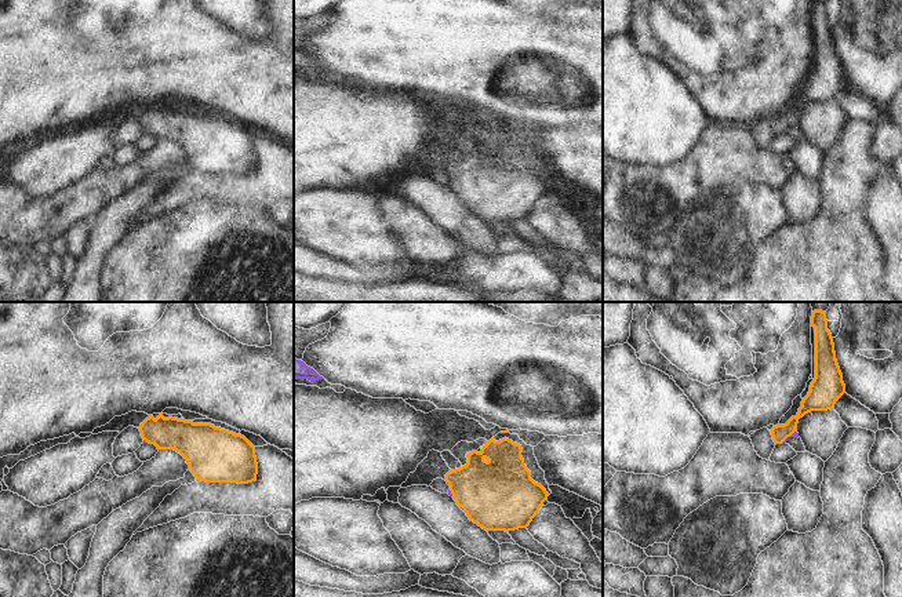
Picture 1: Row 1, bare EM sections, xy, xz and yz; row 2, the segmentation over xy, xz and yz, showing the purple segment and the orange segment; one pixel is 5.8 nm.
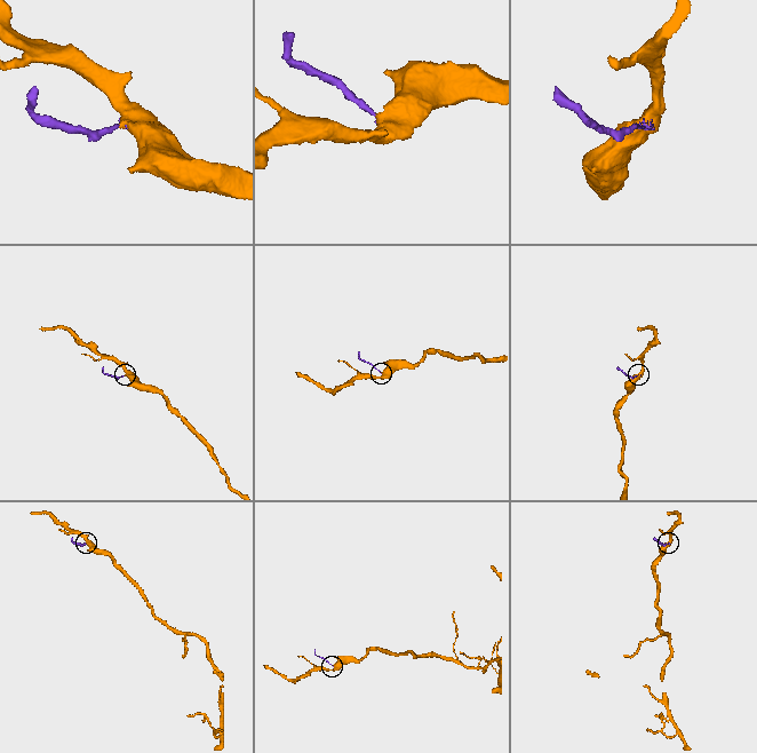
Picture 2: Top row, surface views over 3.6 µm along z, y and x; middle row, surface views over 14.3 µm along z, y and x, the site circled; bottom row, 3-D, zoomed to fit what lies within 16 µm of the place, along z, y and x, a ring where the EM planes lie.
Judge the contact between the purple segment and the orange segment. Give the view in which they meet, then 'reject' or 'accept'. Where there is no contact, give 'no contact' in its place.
contact in yz; accept

